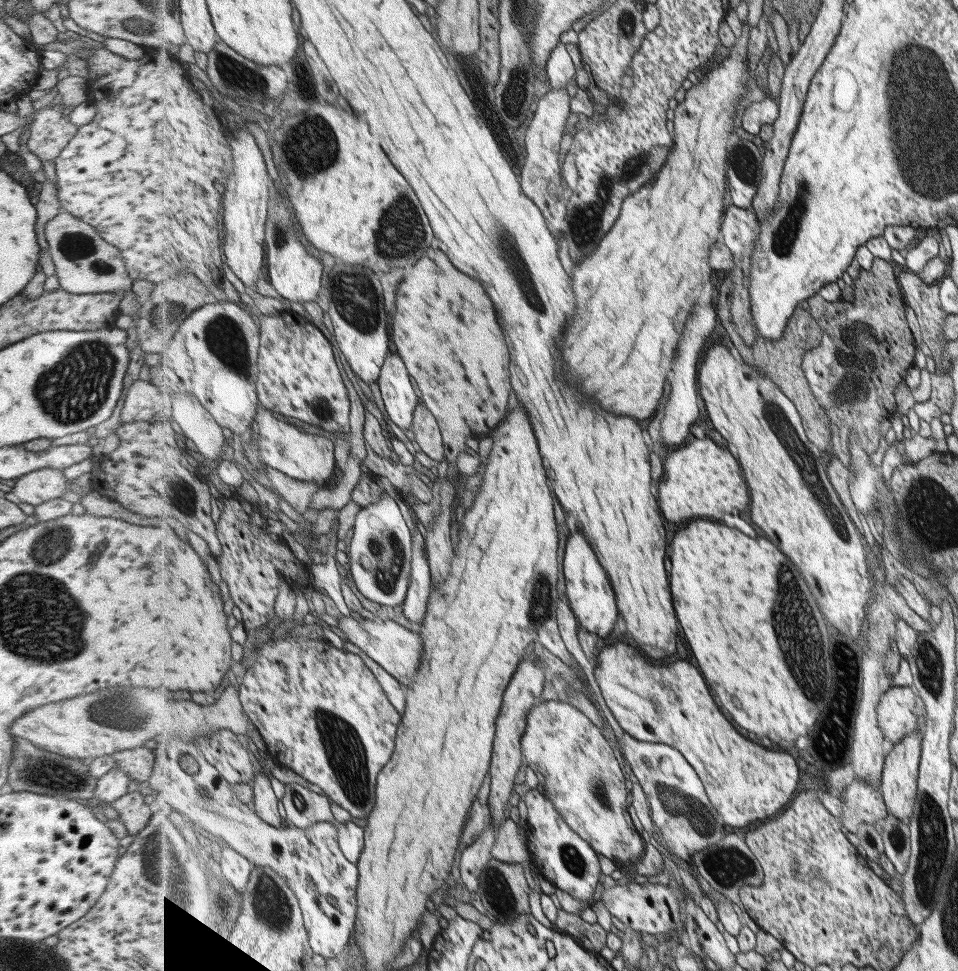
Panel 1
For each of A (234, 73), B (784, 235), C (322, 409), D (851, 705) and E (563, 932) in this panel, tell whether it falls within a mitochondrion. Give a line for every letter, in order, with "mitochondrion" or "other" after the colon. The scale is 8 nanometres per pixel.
A: mitochondrion
B: mitochondrion
C: mitochondrion
D: mitochondrion
E: other

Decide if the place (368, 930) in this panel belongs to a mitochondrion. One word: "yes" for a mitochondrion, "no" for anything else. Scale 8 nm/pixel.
no

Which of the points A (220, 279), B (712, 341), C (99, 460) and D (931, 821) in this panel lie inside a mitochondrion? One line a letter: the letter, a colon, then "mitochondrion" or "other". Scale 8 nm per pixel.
A: other
B: other
C: other
D: mitochondrion

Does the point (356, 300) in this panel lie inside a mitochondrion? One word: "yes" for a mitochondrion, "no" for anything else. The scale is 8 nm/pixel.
yes

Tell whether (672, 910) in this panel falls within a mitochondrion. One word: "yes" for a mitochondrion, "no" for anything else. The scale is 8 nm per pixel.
no

